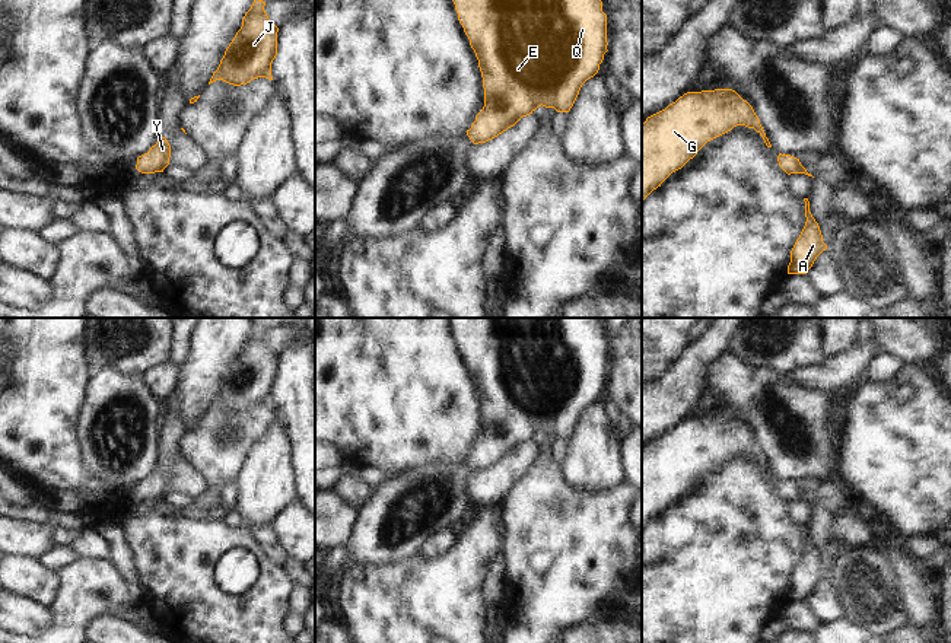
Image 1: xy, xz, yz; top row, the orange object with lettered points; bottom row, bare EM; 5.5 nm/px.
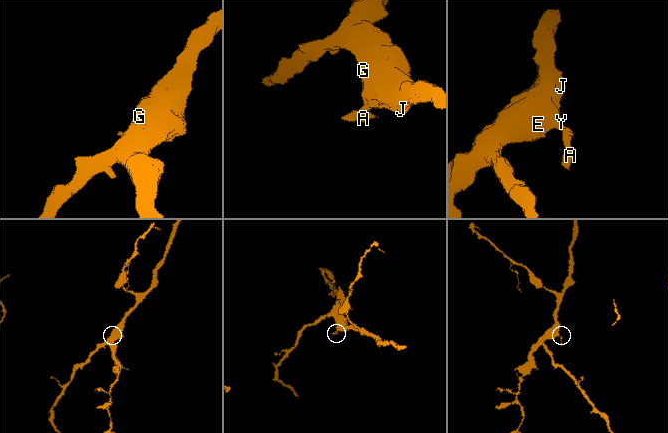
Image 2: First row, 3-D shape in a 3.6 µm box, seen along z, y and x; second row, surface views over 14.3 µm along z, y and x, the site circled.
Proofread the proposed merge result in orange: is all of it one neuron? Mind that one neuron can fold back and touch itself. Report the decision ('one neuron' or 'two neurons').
one neuron

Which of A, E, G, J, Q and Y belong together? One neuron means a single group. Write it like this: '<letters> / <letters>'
A E G J Q Y

